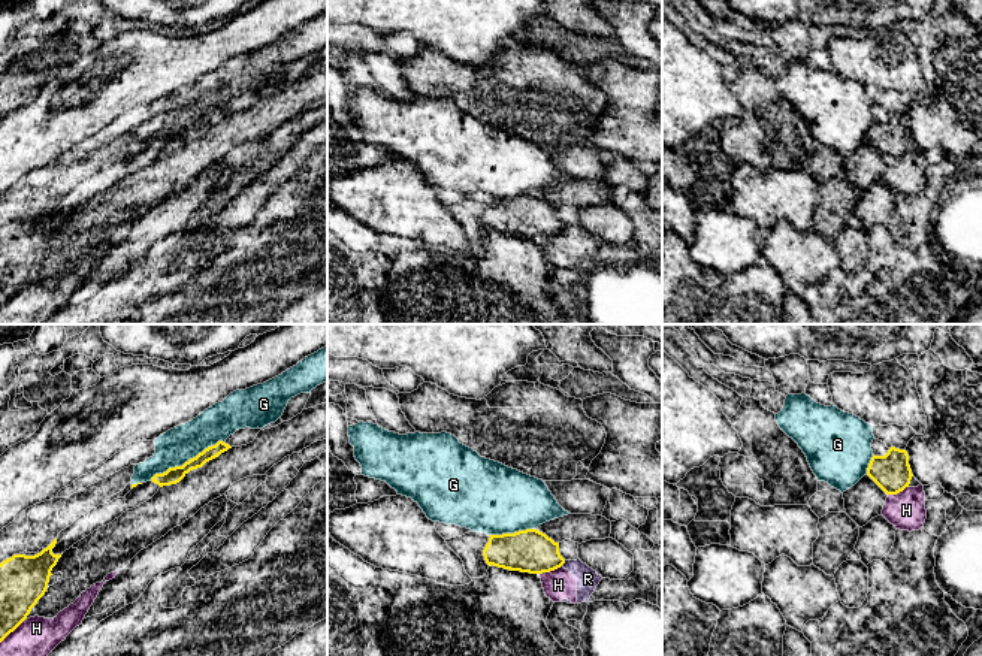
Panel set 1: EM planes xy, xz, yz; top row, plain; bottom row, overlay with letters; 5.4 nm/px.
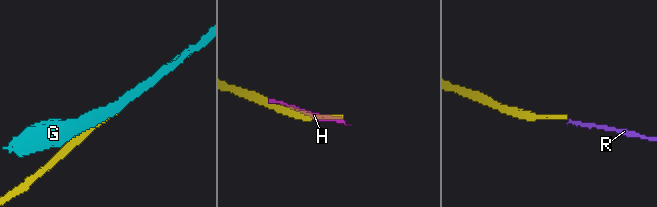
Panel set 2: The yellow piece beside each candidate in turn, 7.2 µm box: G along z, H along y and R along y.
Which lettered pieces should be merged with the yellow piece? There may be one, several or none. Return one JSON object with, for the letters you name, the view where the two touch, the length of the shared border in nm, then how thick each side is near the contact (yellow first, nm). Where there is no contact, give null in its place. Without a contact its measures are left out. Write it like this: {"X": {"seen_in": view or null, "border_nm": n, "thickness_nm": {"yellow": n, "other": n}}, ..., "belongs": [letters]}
{"belongs": []}

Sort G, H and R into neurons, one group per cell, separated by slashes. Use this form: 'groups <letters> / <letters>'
groups G / H R

